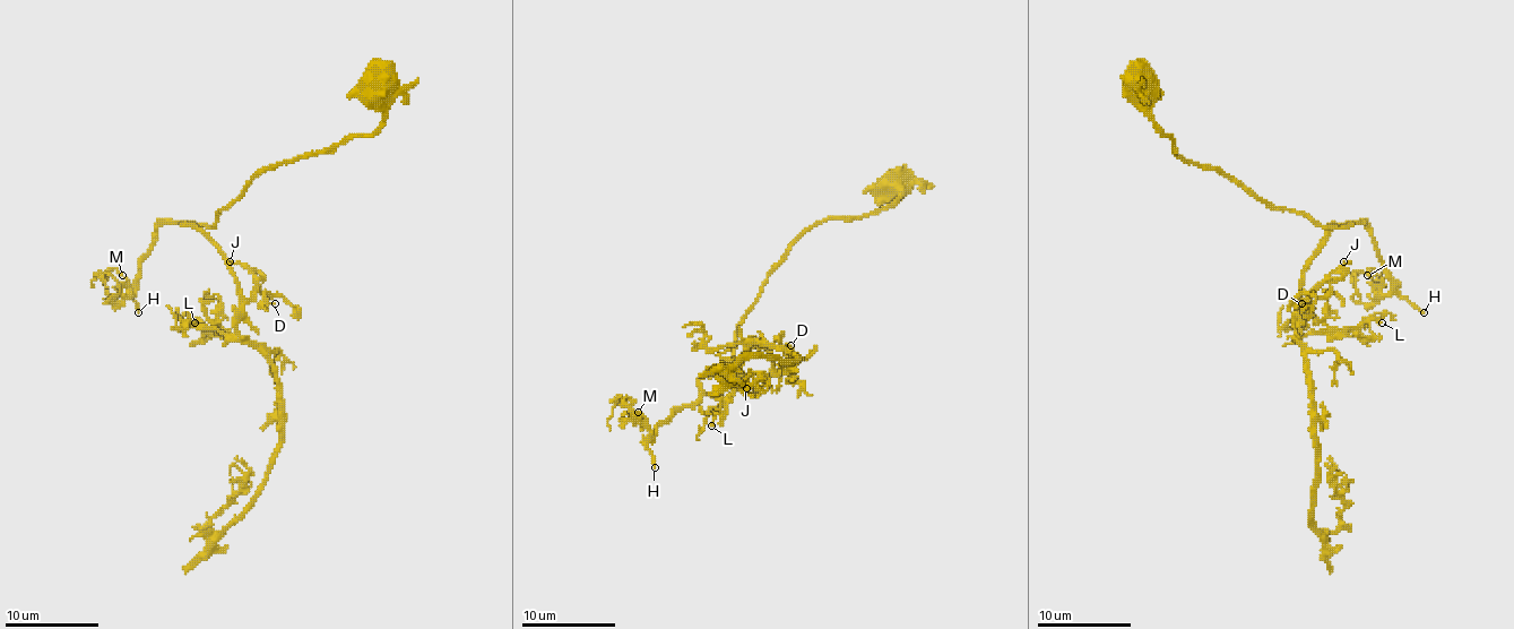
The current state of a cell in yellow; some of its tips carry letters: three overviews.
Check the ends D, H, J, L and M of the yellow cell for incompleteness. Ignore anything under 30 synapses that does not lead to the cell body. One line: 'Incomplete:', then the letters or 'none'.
Incomplete: none

